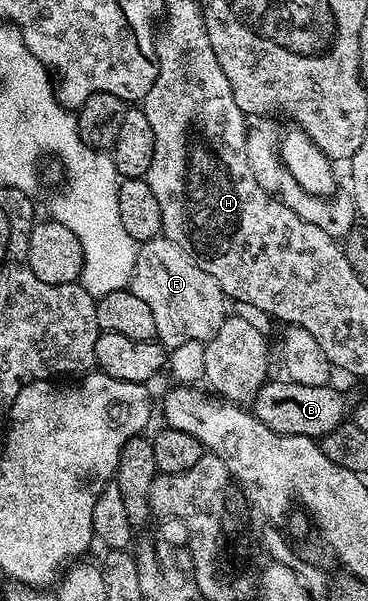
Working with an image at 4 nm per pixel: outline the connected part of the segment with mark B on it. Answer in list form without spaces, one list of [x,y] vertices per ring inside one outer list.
[[[268,380],[253,399],[253,413],[261,424],[273,428],[278,434],[292,434],[293,436],[309,436],[322,440],[333,428],[342,422],[348,421],[349,406],[347,398],[339,390],[334,390],[334,385],[306,386],[290,380],[274,382]]]

